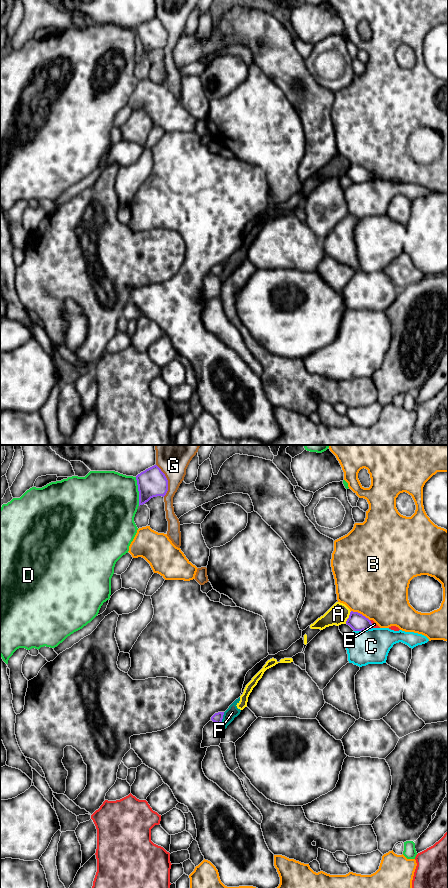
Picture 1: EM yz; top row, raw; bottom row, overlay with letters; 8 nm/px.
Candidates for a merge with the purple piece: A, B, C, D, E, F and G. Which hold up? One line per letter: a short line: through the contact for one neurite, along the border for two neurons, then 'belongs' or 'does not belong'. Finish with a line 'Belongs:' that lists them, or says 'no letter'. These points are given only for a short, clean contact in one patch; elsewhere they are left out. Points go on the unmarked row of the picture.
A: line yz (351, 163), (345, 175); does not belong
B: does not belong
C: does not belong
D: does not belong
E: does not belong
F: line yz (224, 264), (222, 273), (219, 276); does not belong
G: does not belong
Belongs: no letter

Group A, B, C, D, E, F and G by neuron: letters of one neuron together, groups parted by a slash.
A F / B / C / D / E / G

